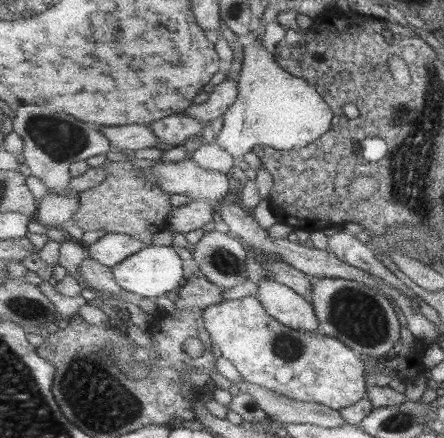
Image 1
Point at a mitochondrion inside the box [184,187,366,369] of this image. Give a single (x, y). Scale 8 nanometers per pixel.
(289, 346)

